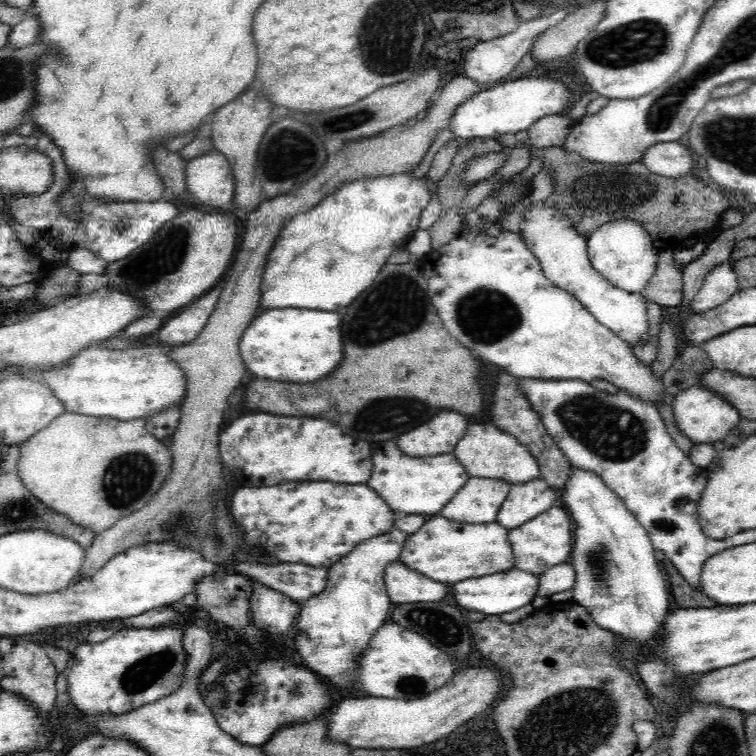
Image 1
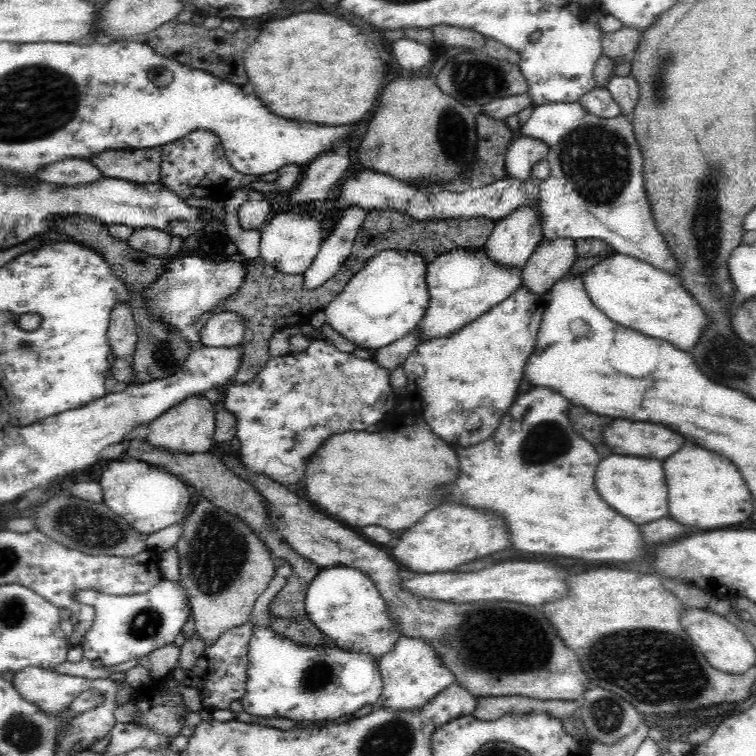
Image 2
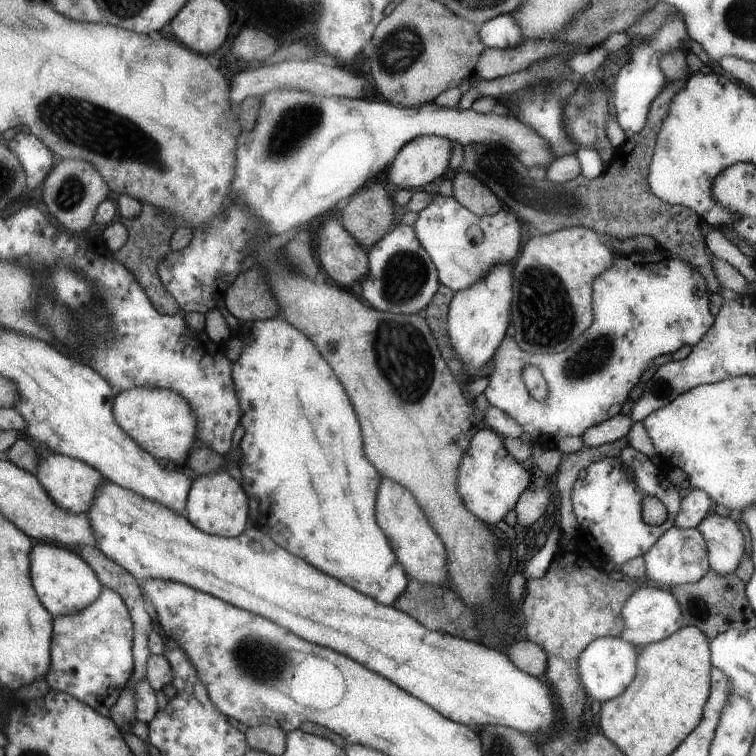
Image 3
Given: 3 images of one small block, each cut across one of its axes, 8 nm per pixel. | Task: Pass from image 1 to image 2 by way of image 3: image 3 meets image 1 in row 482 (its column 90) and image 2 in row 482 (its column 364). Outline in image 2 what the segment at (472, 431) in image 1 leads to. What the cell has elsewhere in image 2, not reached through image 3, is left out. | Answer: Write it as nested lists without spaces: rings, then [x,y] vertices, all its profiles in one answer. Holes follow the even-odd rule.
[[[608,456],[598,464],[596,488],[602,500],[620,516],[642,526],[652,520],[668,518],[668,484],[660,460],[636,456]]]

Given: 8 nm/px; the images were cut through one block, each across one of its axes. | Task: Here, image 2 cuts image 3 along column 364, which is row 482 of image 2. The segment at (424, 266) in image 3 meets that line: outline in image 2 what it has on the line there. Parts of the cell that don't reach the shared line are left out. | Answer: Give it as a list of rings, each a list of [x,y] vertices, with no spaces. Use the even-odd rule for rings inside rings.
[[[316,338],[304,352],[272,358],[258,376],[248,384],[232,384],[226,390],[220,408],[236,416],[236,438],[240,442],[240,460],[248,472],[268,476],[270,480],[290,488],[294,494],[304,480],[306,464],[318,448],[336,434],[364,432],[368,426],[384,420],[394,412],[400,396],[390,386],[390,370],[378,368],[374,360],[362,360],[354,354],[338,352],[334,344]]]

